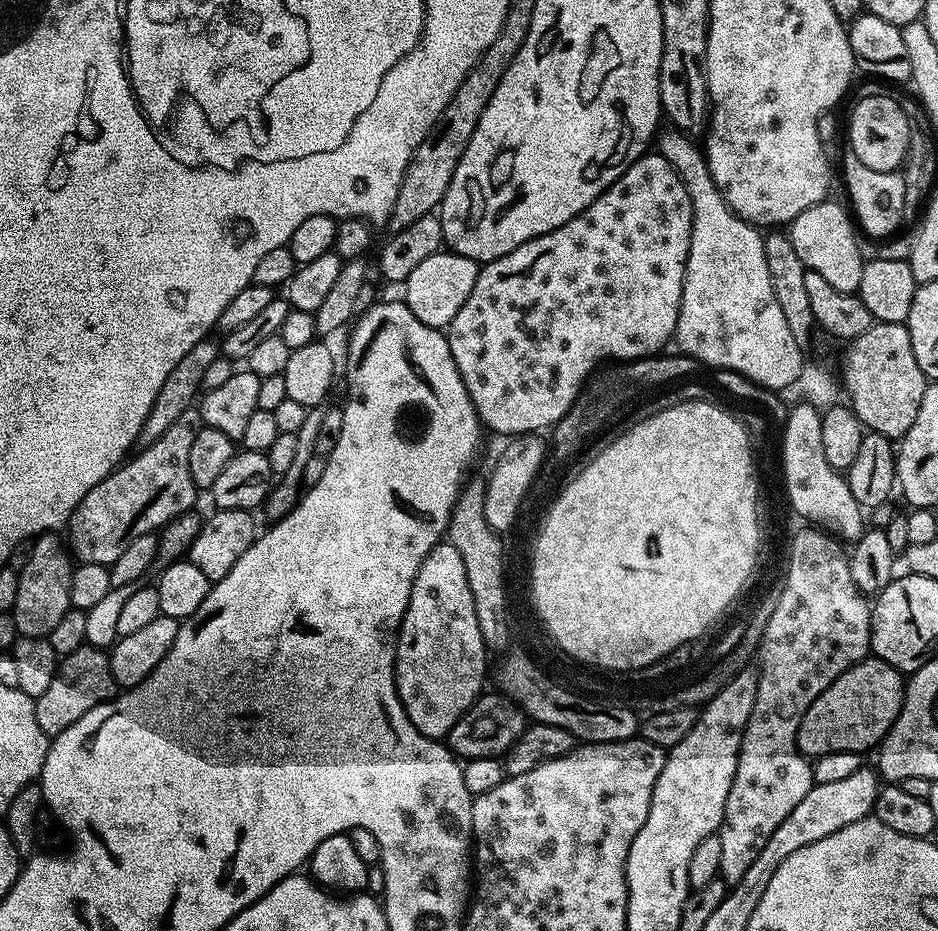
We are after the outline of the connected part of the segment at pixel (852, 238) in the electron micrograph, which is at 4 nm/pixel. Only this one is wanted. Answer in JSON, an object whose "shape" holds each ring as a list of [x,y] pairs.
{"shape":[[[825,198],[822,203],[810,206],[798,214],[790,225],[790,237],[798,258],[809,272],[822,274],[834,290],[856,292],[862,282],[862,270],[866,256],[860,253],[860,244],[856,241],[858,228],[850,215],[849,209],[835,204],[832,198]]]}

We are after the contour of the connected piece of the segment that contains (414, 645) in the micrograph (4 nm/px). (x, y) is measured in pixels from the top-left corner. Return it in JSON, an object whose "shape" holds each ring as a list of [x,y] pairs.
{"shape":[[[441,542],[436,544],[430,550],[430,554],[426,554],[422,566],[418,566],[418,574],[414,578],[414,586],[410,590],[410,602],[406,606],[406,614],[400,623],[400,632],[396,635],[396,693],[400,696],[400,701],[410,718],[410,722],[422,735],[428,736],[432,740],[440,740],[447,737],[449,730],[454,726],[454,722],[458,722],[458,718],[462,718],[462,714],[466,714],[469,706],[482,695],[482,689],[485,687],[485,685],[483,686],[484,656],[486,656],[486,649],[482,633],[478,630],[477,615],[474,614],[474,599],[470,592],[470,585],[466,578],[461,555],[450,543]]]}

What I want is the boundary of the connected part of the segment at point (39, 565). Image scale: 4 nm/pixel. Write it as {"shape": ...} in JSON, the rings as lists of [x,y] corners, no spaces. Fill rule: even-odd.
{"shape":[[[41,533],[31,545],[31,556],[26,566],[19,569],[17,596],[12,609],[20,636],[49,637],[58,626],[71,604],[69,594],[73,591],[72,564],[63,542],[57,533]]]}

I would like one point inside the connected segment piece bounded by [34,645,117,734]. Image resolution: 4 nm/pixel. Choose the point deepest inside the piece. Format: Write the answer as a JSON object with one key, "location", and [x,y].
{"location":[83,679]}

